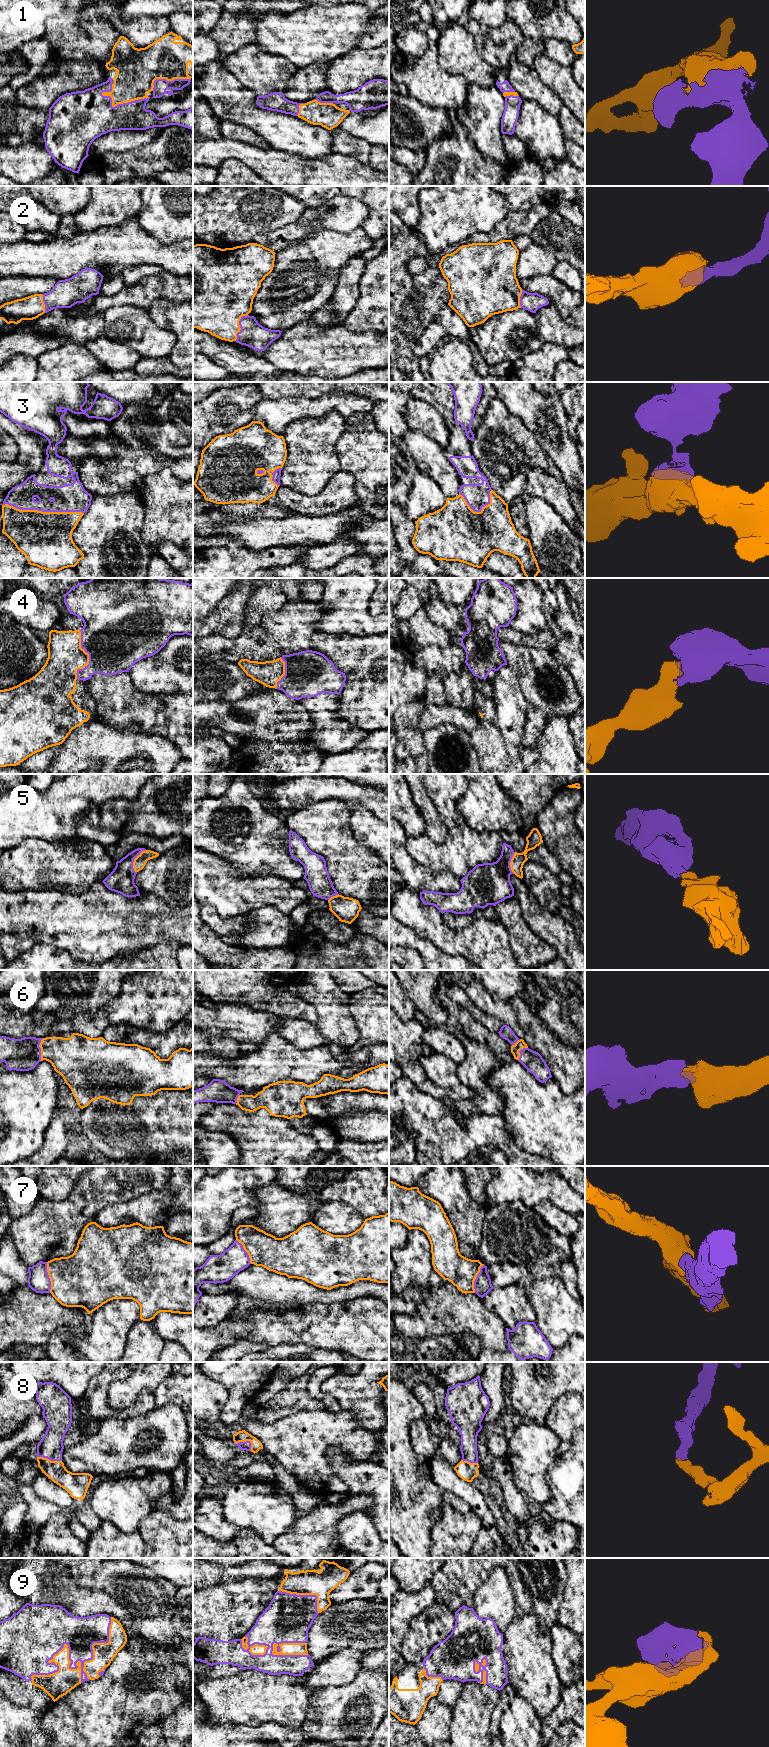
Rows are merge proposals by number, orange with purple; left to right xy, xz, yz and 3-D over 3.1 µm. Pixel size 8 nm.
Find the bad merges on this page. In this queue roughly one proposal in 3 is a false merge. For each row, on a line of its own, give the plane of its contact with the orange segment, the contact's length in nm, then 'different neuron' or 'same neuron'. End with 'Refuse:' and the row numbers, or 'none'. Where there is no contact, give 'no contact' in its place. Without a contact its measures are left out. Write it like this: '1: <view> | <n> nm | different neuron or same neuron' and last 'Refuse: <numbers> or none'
1: xy | 380 nm | same neuron
2: xz | 240 nm | same neuron
3: xy | 650 nm | same neuron
4: xy | 400 nm | same neuron
5: xy | 200 nm | same neuron
6: xy | 190 nm | same neuron
7: xy | 260 nm | different neuron
8: xy | 200 nm | same neuron
9: xy | 800 nm | same neuron
Refuse: 7

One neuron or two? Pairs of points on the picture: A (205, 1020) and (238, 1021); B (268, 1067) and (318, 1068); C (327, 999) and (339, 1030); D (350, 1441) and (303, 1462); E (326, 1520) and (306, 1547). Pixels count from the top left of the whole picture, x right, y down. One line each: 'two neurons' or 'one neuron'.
A: one neuron
B: one neuron
C: one neuron
D: one neuron
E: one neuron

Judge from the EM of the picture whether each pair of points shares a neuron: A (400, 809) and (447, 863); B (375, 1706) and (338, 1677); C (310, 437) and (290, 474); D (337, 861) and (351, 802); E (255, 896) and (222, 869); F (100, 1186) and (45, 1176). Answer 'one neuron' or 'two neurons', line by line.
A: two neurons
B: two neurons
C: one neuron
D: two neurons
E: one neuron
F: two neurons

